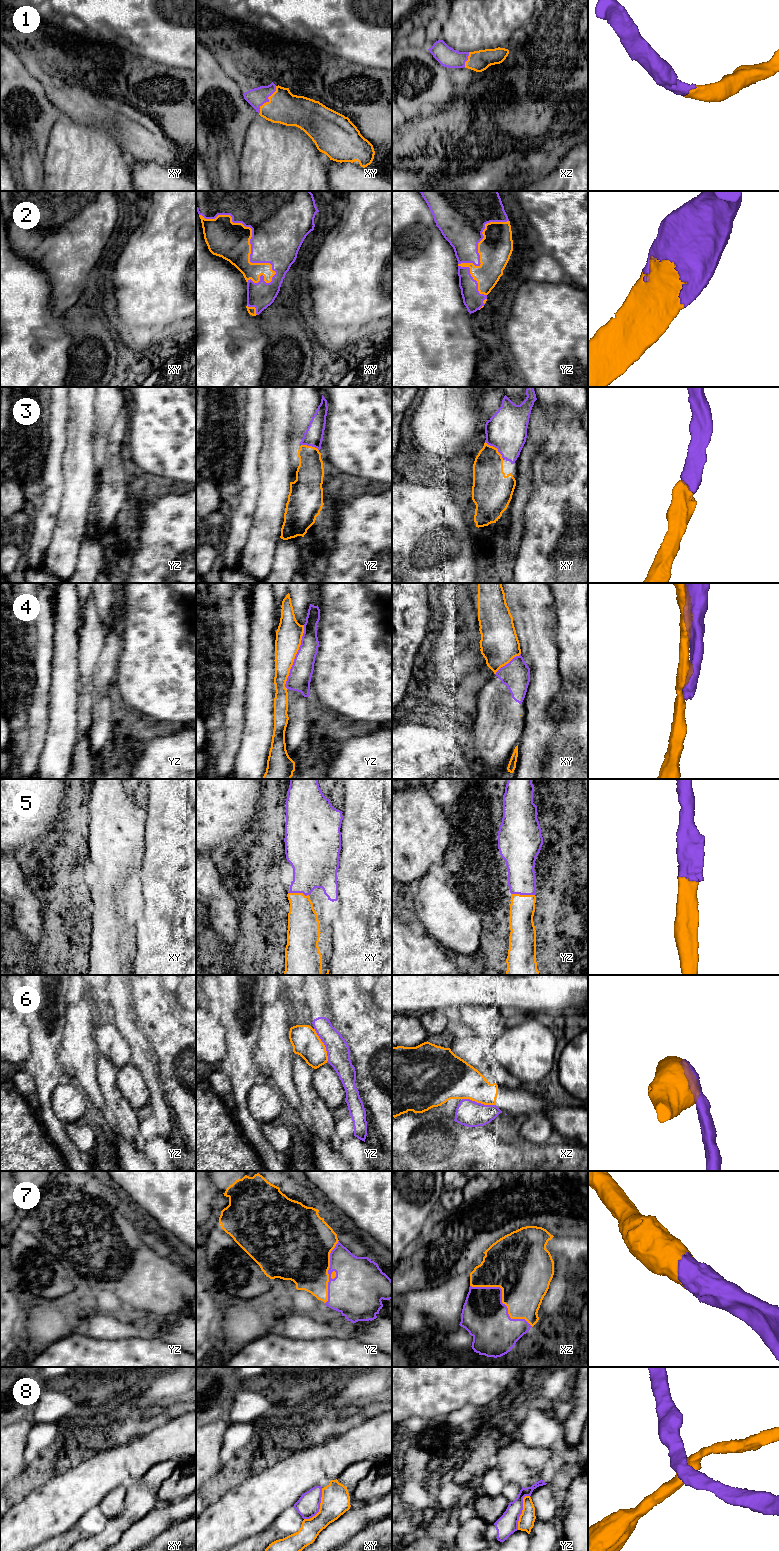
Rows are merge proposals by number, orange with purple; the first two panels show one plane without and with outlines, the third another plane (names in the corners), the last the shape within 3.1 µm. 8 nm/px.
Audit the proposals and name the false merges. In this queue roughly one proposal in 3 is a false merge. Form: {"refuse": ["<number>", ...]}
{"refuse": ["4", "6", "8"]}

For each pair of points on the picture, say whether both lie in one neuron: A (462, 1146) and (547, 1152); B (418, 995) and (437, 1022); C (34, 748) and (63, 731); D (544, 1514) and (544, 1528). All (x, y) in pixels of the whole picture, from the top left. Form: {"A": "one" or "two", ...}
{"A": "one", "B": "two", "C": "two", "D": "two"}

